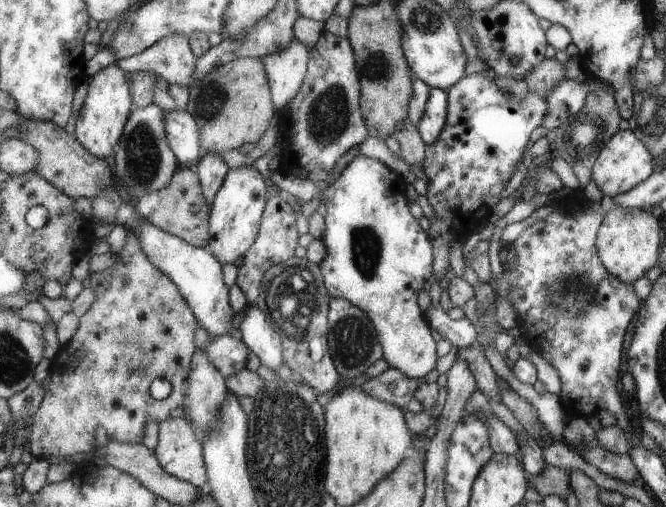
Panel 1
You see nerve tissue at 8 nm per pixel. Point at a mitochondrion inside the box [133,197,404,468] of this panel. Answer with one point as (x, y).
(293, 303)

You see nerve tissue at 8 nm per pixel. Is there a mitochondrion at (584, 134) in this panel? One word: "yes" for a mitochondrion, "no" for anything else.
yes

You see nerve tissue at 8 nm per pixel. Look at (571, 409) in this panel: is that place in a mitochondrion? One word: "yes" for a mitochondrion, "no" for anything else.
no

